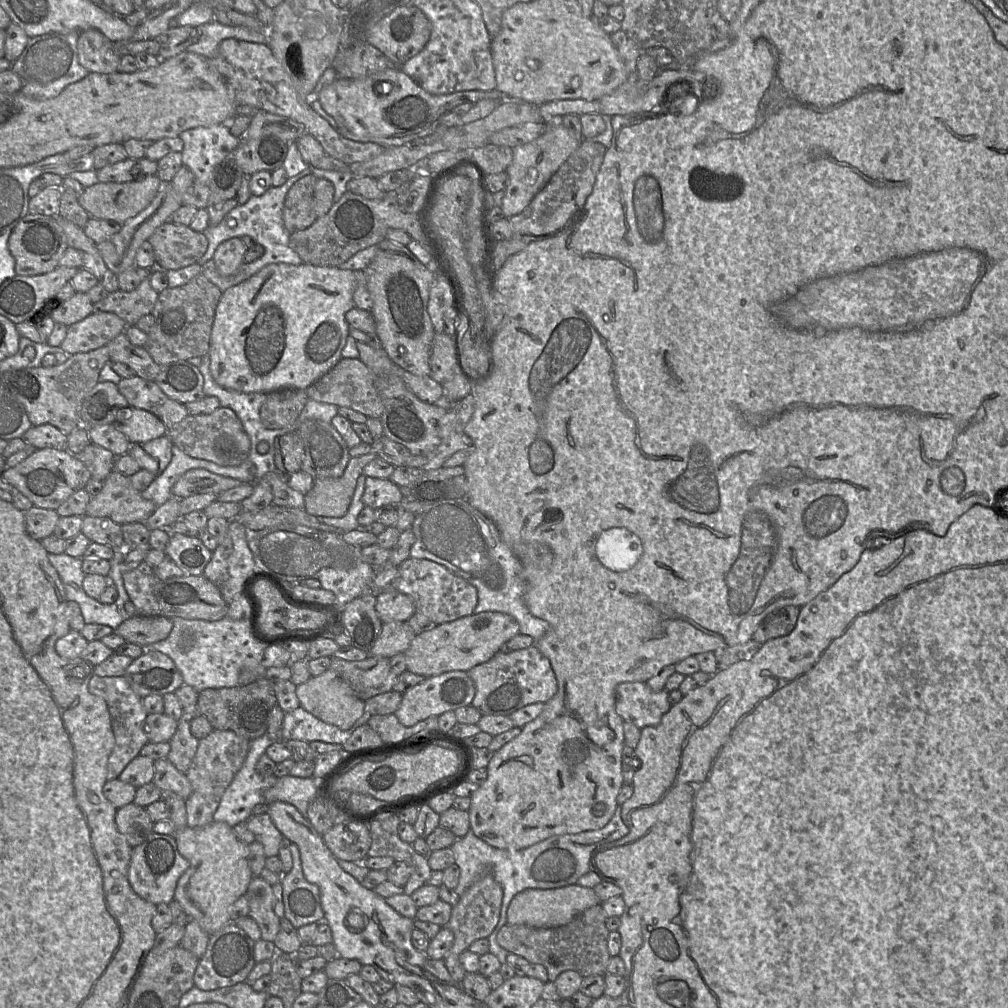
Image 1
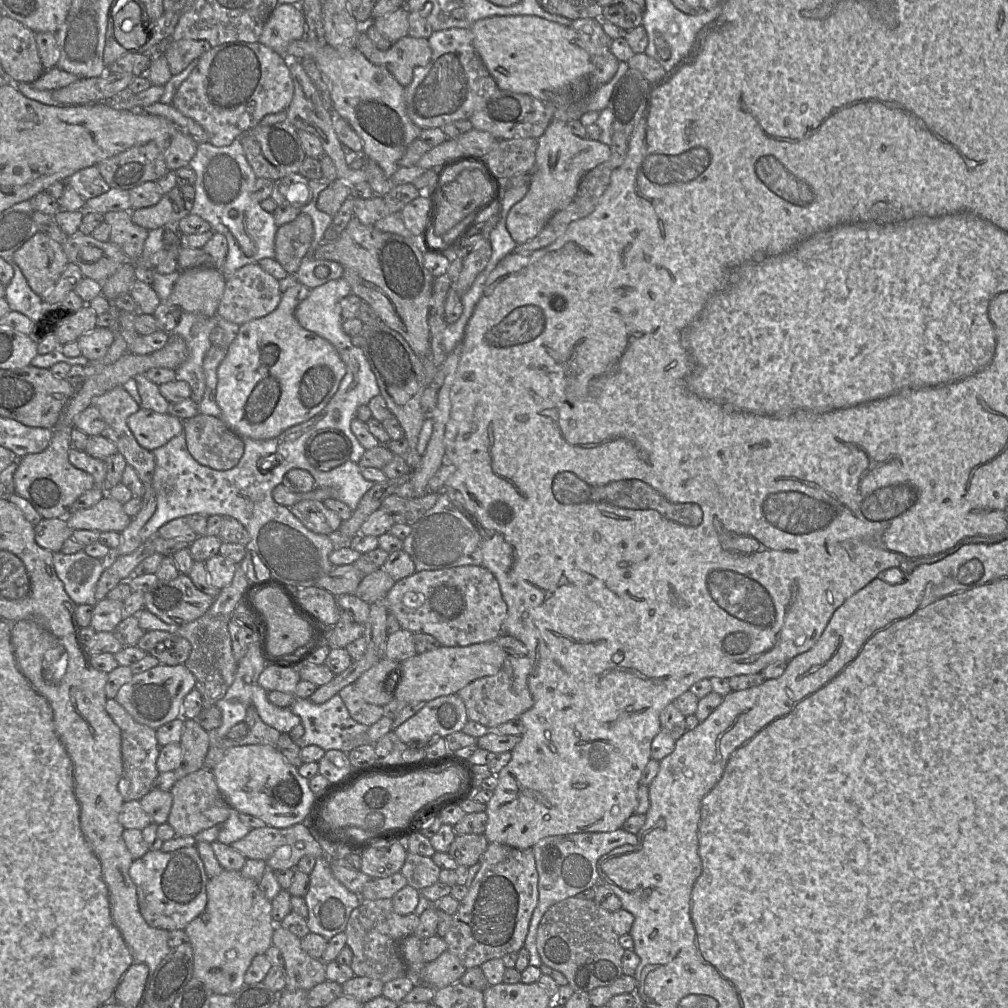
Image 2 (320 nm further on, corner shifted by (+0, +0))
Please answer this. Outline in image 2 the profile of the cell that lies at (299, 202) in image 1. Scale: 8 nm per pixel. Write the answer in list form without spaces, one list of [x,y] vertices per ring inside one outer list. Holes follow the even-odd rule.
[[[300,212],[293,221],[277,227],[275,259],[288,274],[296,274],[309,251],[313,234],[312,219],[304,212]]]

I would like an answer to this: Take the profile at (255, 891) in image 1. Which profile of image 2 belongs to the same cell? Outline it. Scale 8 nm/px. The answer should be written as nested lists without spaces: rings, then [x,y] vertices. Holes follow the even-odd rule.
[[[275,925],[272,944],[279,949],[284,959],[287,991],[309,991],[327,980],[325,963],[321,959],[309,956],[302,949],[300,938],[281,925]]]

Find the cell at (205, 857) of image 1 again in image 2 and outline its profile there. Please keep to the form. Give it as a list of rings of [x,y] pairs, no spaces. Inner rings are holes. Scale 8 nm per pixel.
[[[223,870],[220,875],[208,880],[206,890],[205,910],[184,929],[193,948],[193,976],[214,994],[233,995],[244,985],[245,973],[253,958],[265,954],[272,945],[275,924],[271,916],[271,901],[261,892],[257,882],[243,876],[240,871]]]

